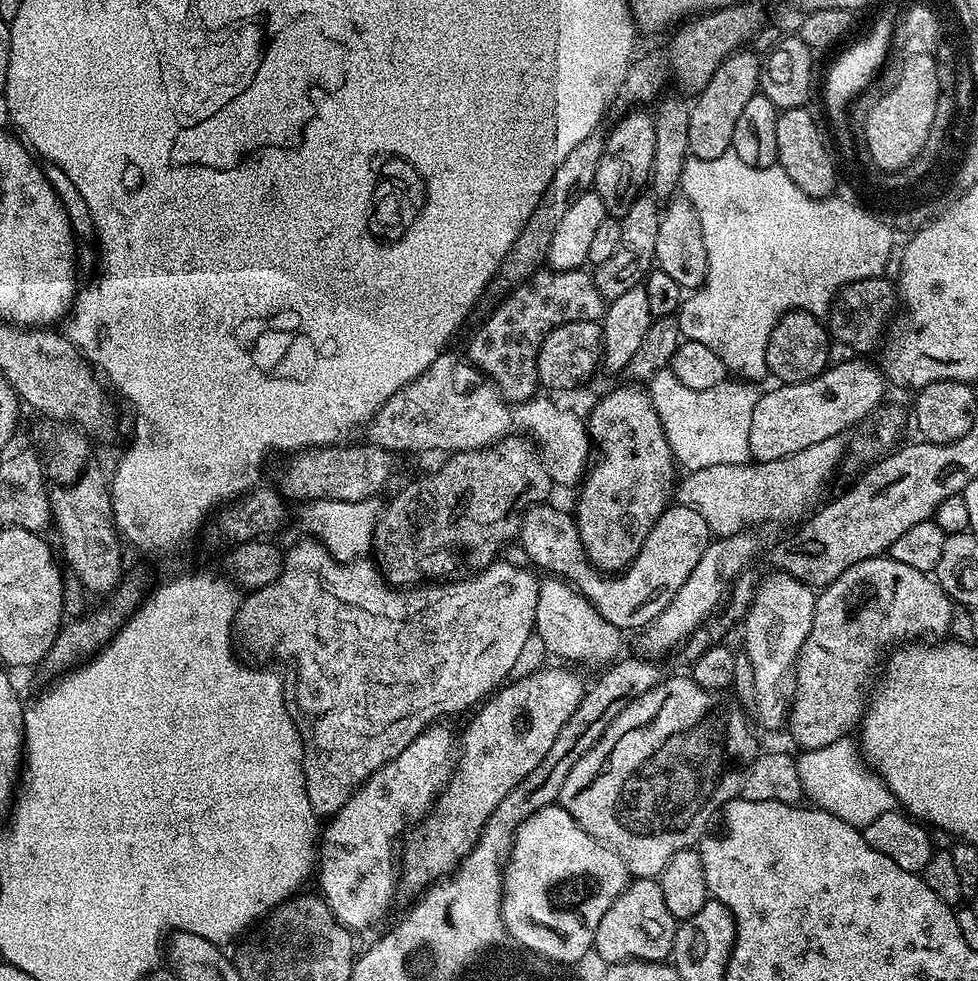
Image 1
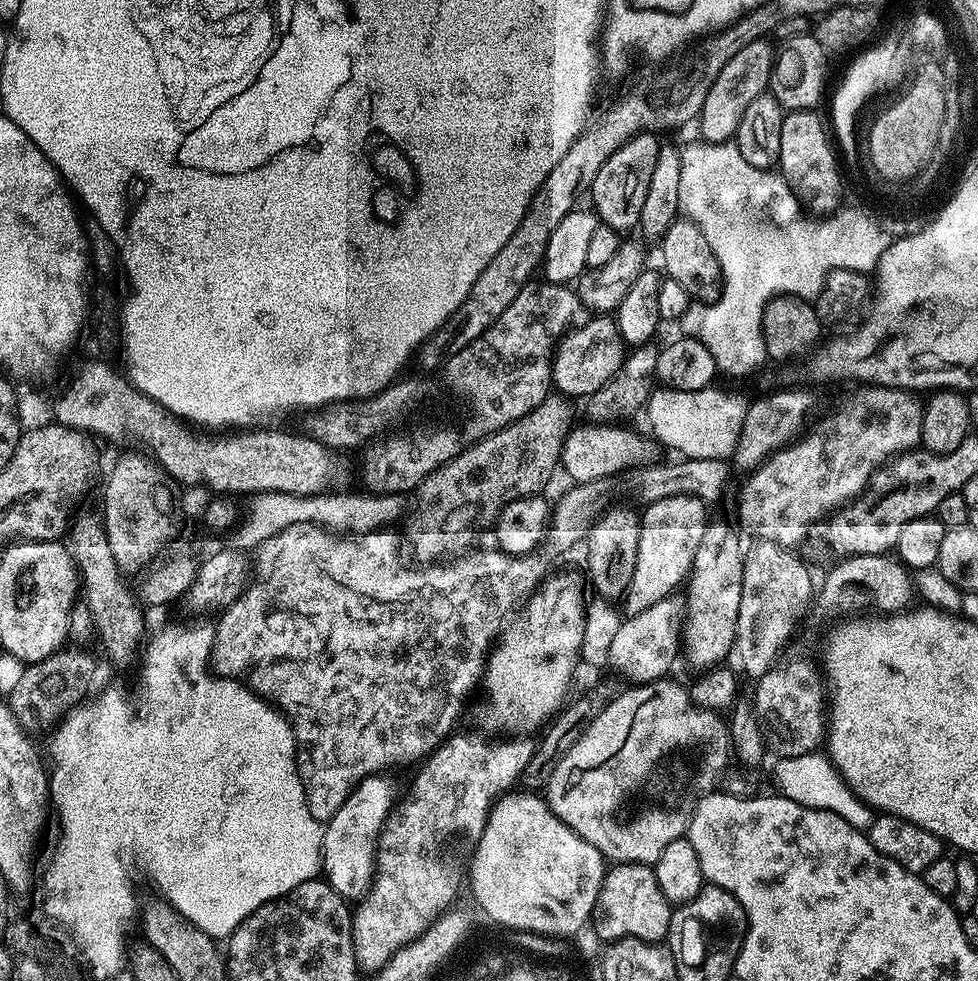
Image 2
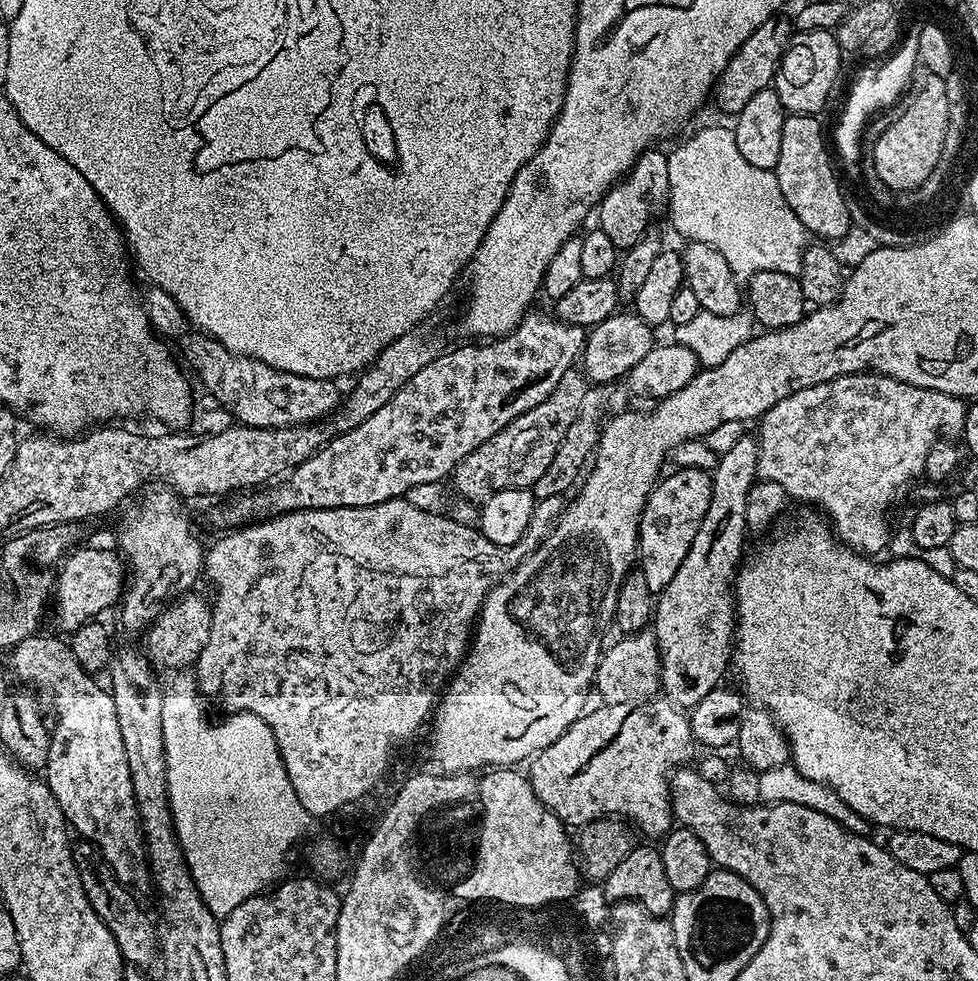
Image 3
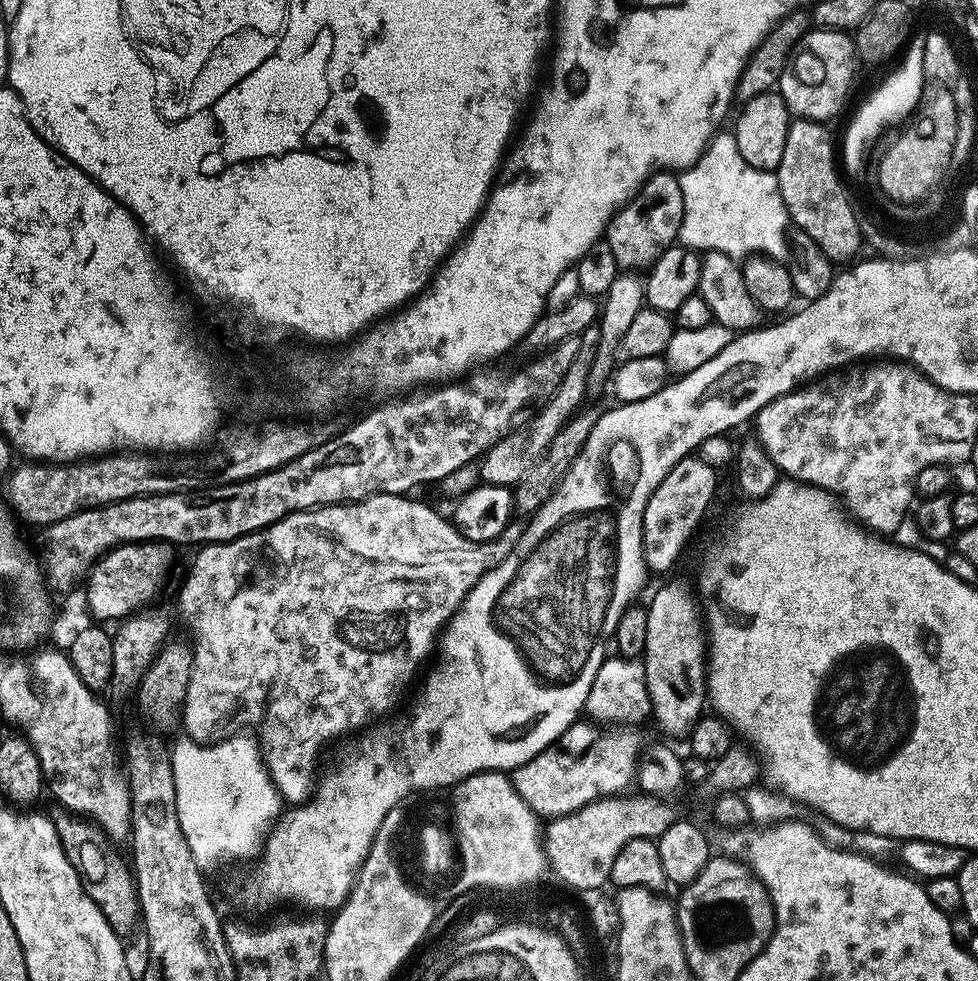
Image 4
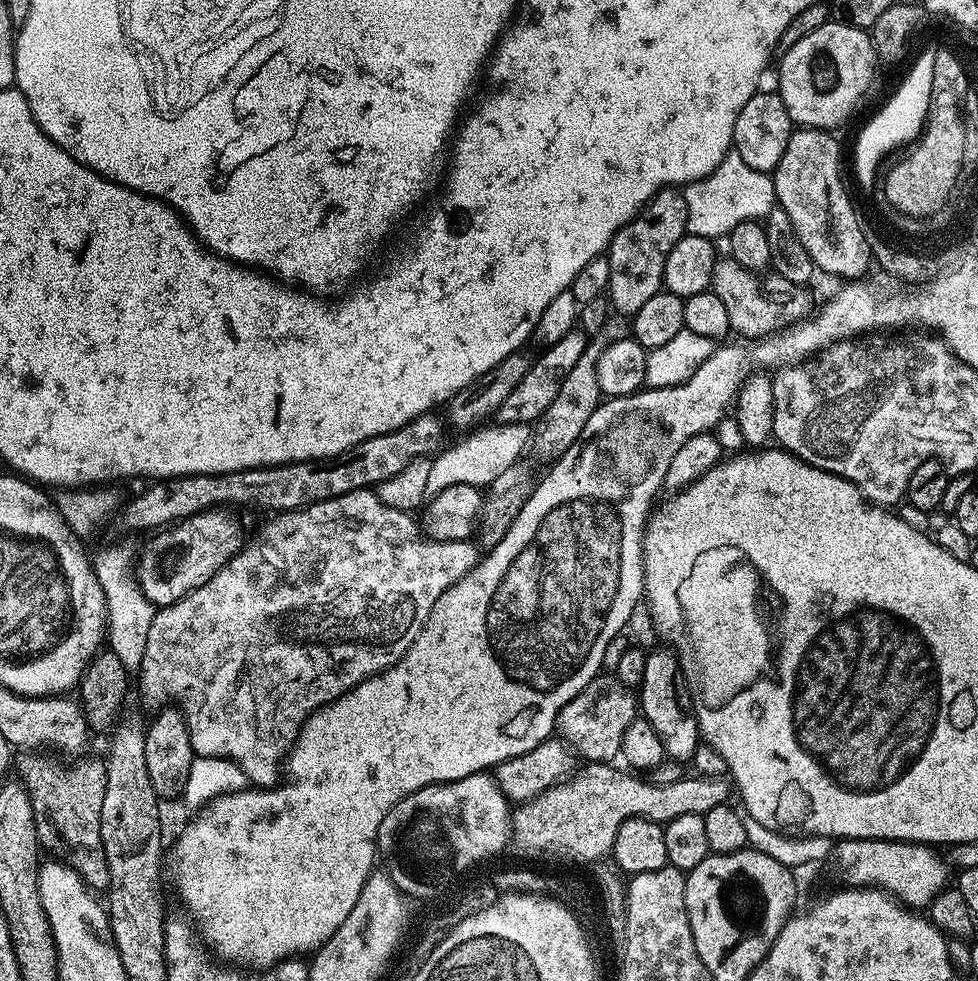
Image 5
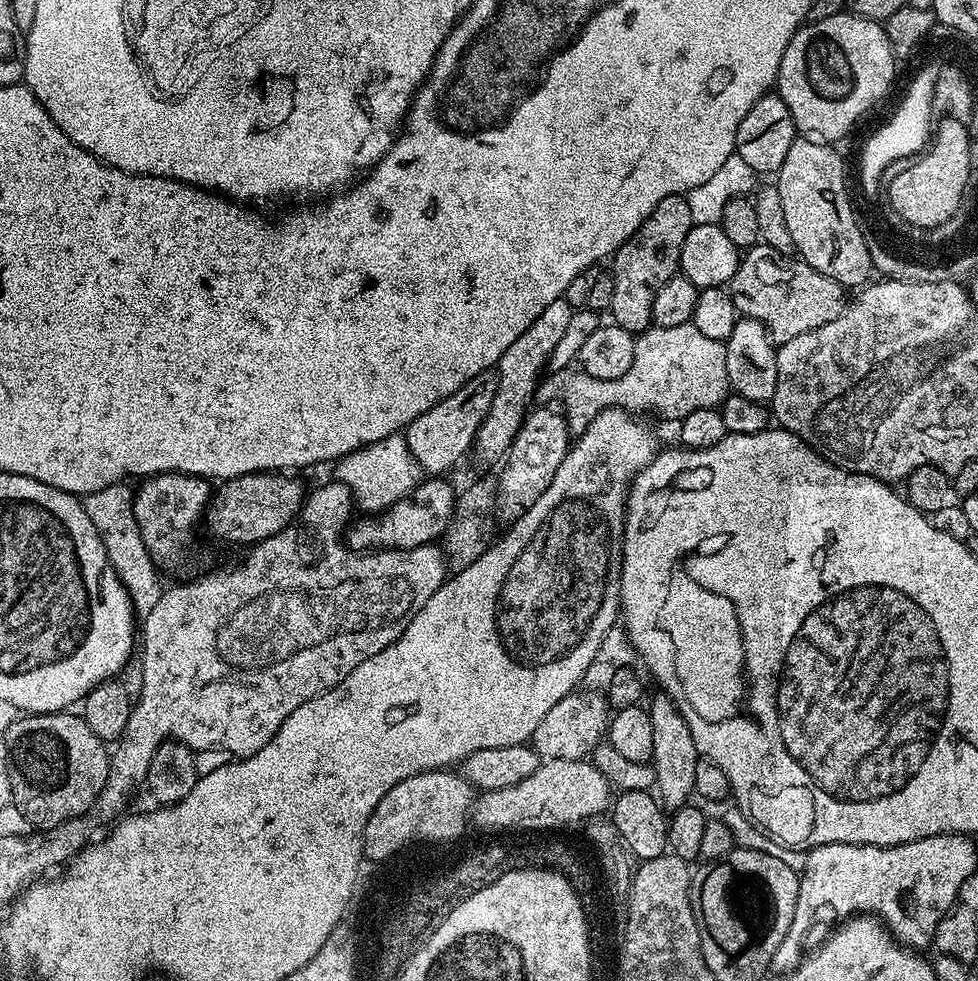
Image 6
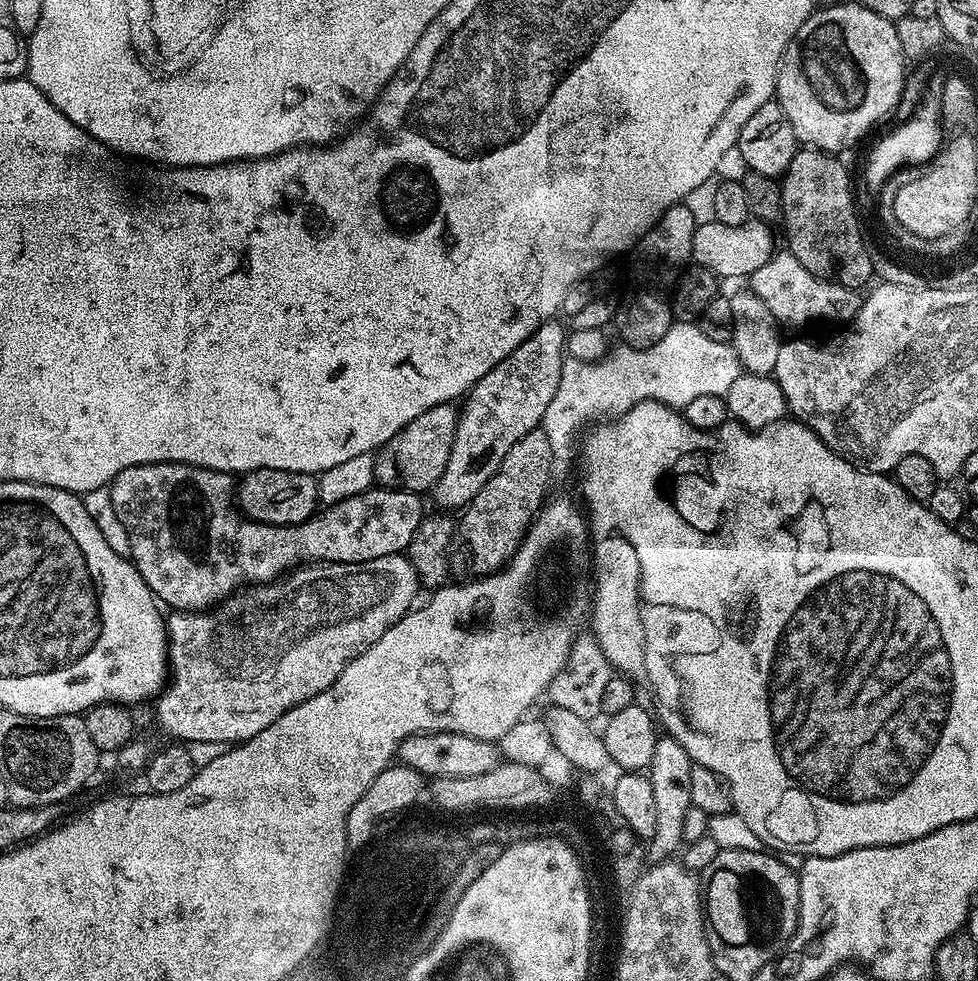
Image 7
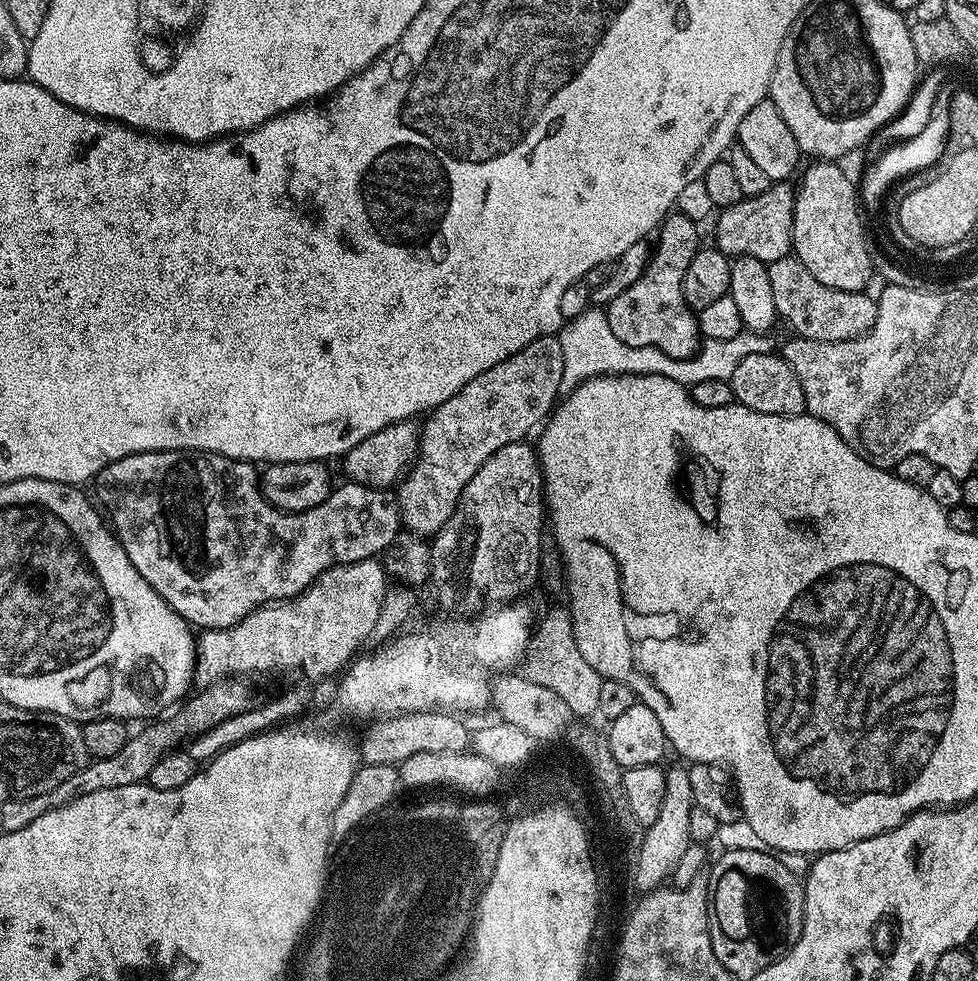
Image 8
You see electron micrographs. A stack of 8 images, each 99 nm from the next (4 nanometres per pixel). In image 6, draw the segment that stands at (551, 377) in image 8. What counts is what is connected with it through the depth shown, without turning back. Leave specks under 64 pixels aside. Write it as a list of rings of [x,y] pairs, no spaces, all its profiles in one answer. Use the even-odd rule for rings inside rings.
[[[563,298],[550,302],[550,306],[546,306],[546,310],[538,314],[538,318],[534,318],[530,330],[526,330],[526,334],[522,334],[522,338],[518,338],[518,342],[514,342],[514,346],[510,346],[506,354],[502,354],[498,365],[494,402],[490,406],[490,414],[486,414],[476,435],[475,455],[478,454],[486,460],[499,461],[511,449],[514,438],[524,425],[524,417],[530,411],[532,395],[540,384],[540,375],[546,372],[548,359],[554,354],[554,346],[558,346],[566,326],[570,326],[573,311]]]

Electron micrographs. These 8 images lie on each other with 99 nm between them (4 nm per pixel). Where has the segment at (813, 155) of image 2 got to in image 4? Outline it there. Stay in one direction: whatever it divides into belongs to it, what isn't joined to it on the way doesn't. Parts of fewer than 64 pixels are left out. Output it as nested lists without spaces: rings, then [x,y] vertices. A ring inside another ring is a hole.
[[[793,119],[786,134],[786,150],[782,150],[782,162],[776,167],[778,190],[782,194],[782,202],[788,211],[788,219],[795,227],[802,229],[814,242],[818,242],[818,250],[826,254],[830,262],[836,260],[851,261],[856,251],[862,248],[862,239],[859,224],[855,220],[855,207],[848,201],[844,188],[840,185],[840,176],[836,173],[838,168],[838,152],[832,149],[832,136],[827,132],[825,125],[819,120]]]

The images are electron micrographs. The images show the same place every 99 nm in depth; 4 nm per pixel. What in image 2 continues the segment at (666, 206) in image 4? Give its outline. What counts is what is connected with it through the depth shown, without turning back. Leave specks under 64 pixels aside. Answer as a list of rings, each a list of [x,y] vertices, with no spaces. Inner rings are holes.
[[[642,132],[614,150],[610,158],[606,158],[602,170],[598,170],[598,174],[590,181],[591,207],[600,217],[601,224],[621,234],[628,234],[631,228],[633,231],[639,225],[646,192],[650,190],[650,178],[654,175],[654,164],[658,162],[660,145],[661,141],[653,133]]]

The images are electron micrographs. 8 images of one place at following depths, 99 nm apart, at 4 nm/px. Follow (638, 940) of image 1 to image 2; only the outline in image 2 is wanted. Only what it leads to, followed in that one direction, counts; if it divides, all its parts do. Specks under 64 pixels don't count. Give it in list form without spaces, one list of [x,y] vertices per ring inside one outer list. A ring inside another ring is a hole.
[[[613,863],[604,873],[590,925],[601,942],[626,936],[660,942],[667,937],[672,910],[673,905],[669,904],[666,894],[662,894],[655,871],[649,865]]]

